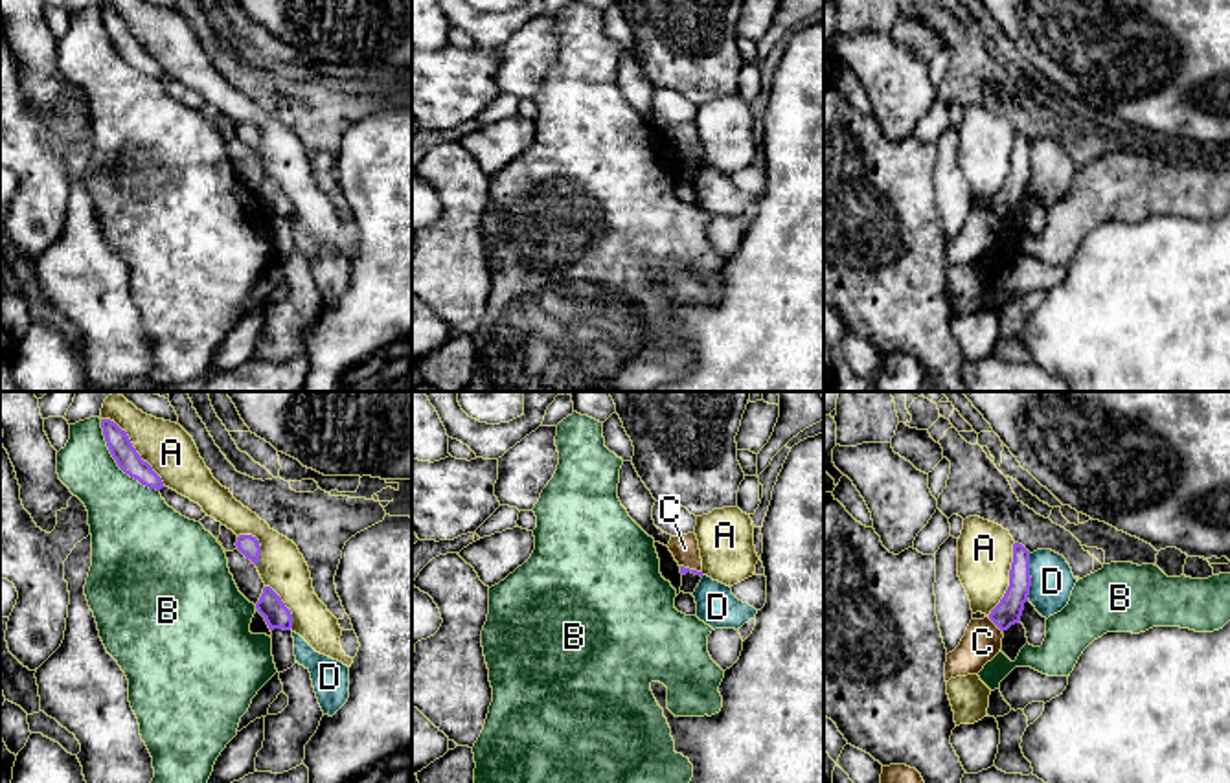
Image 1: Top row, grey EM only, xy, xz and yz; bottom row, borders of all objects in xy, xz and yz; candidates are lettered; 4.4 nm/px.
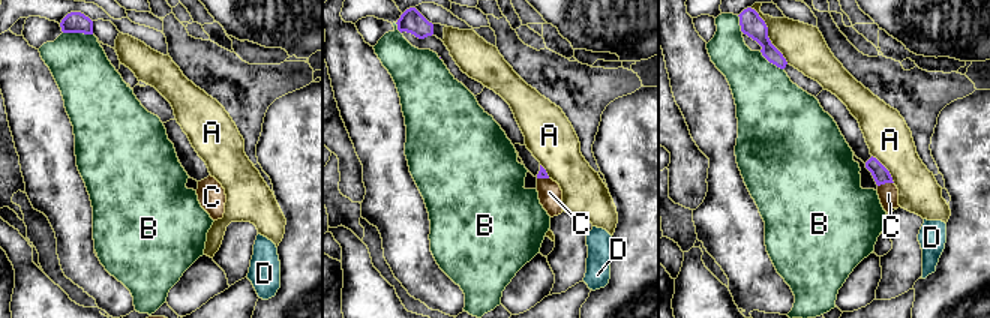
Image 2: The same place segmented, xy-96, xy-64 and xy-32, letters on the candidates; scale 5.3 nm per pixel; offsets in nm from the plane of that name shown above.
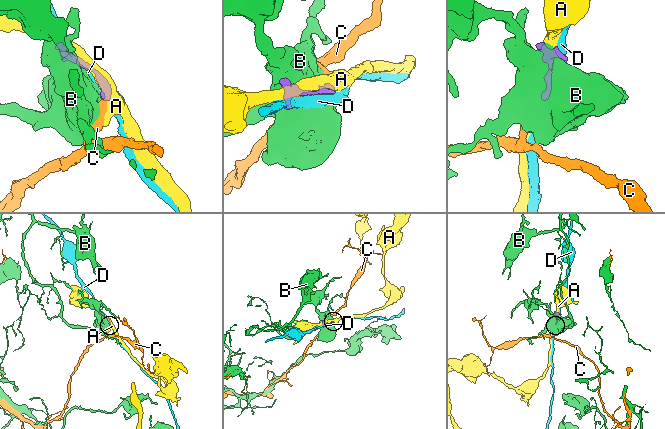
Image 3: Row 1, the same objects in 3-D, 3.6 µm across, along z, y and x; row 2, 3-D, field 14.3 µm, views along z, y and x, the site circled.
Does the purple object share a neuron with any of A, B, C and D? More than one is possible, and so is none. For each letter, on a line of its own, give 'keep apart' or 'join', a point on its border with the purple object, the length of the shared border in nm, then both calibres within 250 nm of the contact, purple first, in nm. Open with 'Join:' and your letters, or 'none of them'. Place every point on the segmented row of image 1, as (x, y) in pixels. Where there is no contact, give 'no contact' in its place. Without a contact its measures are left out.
Join: none of them
A: keep apart | xy (133, 447) | 400 nm | 100/220 nm
B: keep apart | xy (116, 462) | 420 nm | 100/320 nm
C: keep apart | yz (995, 624) | 90 nm | 120/170 nm
D: keep apart | yz (1028, 576) | 200 nm | 120/190 nm

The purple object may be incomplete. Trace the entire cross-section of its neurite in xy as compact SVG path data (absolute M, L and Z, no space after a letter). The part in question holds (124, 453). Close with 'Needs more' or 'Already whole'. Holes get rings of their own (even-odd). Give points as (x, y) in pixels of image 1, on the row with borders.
M101 419L101 428L107 447L118 467L131 478L138 480L142 485L160 491L164 487L162 478L147 461L142 460L142 456L132 447L127 432L110 419Z. Already whole

